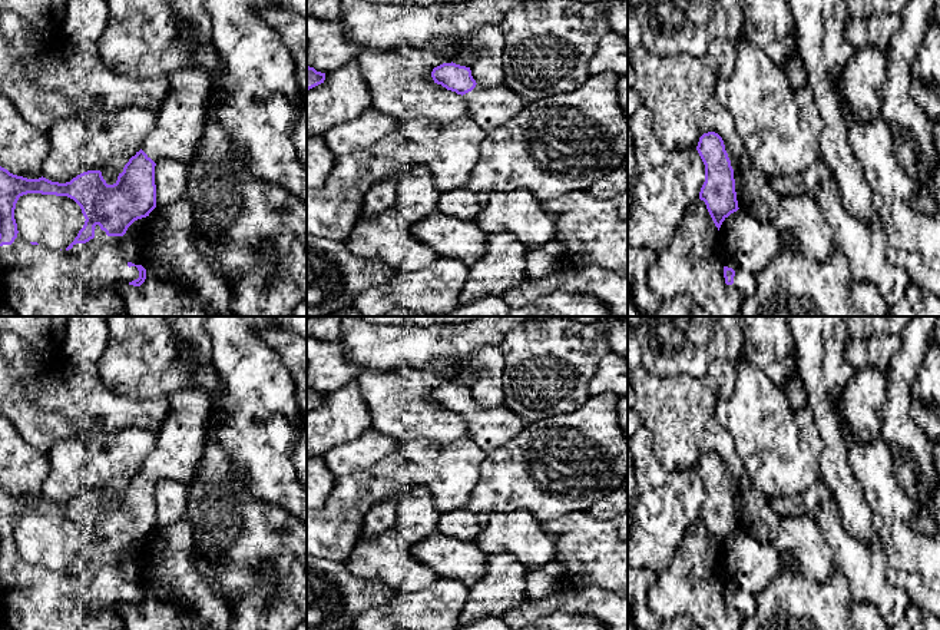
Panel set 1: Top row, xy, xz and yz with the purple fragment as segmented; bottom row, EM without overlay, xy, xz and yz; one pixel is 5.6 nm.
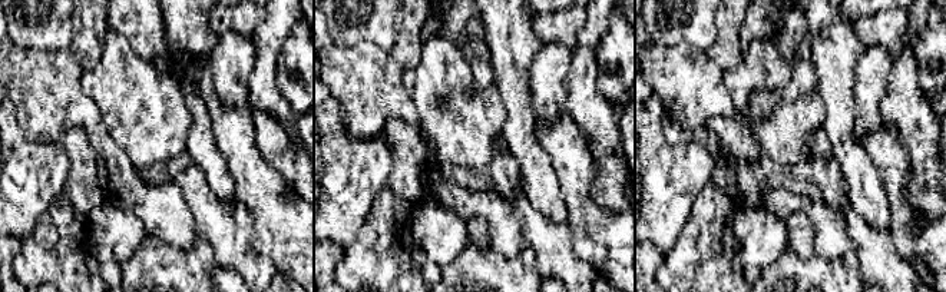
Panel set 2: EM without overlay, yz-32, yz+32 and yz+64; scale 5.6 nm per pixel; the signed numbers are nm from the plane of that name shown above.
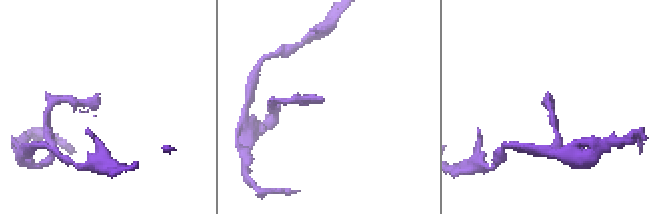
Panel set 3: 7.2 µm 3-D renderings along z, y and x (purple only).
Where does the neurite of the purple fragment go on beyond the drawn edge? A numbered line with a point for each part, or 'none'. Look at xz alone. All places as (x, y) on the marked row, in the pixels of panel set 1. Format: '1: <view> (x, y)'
1: xz (490, 108)

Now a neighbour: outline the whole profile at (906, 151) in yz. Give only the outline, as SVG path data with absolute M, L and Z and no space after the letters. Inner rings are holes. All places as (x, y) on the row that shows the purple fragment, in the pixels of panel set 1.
M890 127L894 153L913 180L923 179L917 146L898 127Z

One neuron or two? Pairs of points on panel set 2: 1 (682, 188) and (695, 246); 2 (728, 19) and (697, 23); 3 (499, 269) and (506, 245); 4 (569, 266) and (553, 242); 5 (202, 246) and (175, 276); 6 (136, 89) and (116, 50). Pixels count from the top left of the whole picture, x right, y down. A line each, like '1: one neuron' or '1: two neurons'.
1: two neurons
2: two neurons
3: two neurons
4: one neuron
5: one neuron
6: one neuron

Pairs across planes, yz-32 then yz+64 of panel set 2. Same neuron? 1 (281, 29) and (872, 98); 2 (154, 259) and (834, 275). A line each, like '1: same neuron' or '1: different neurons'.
1: different neurons
2: same neuron

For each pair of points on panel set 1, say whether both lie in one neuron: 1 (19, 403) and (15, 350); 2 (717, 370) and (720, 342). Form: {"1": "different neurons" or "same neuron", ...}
{"1": "same neuron", "2": "same neuron"}

